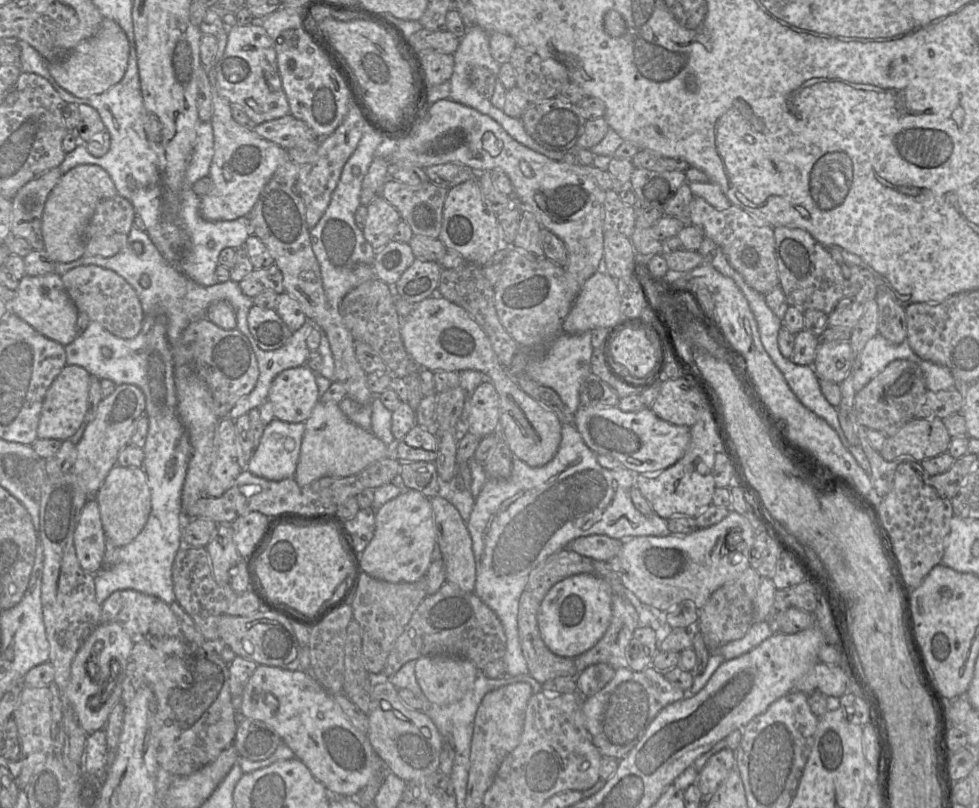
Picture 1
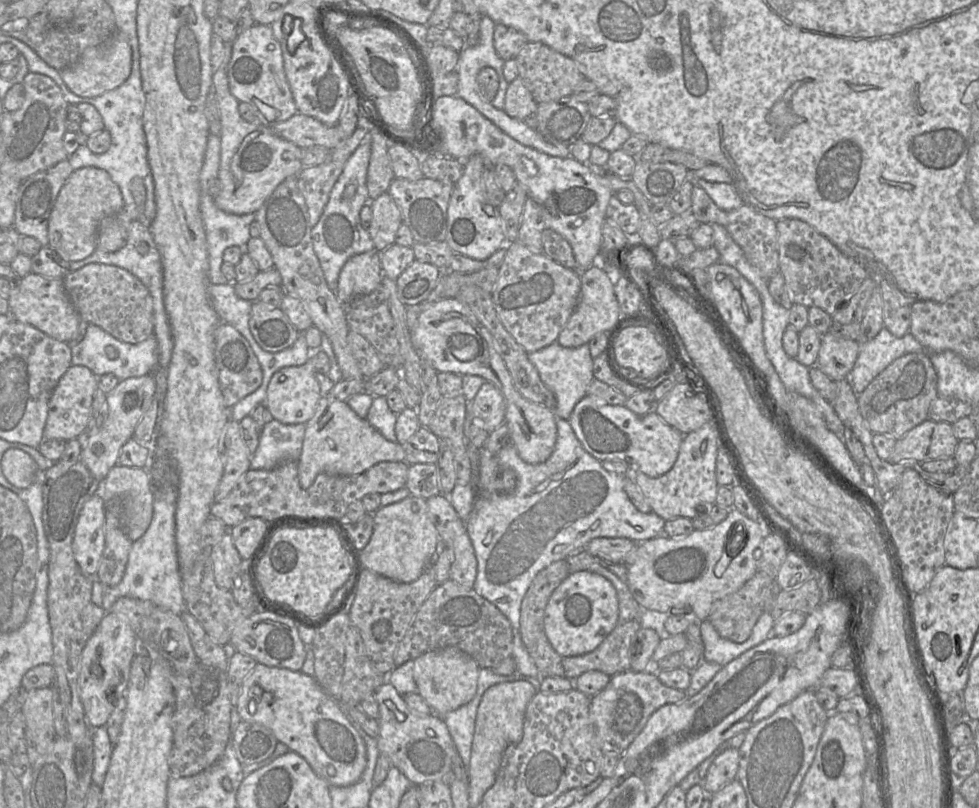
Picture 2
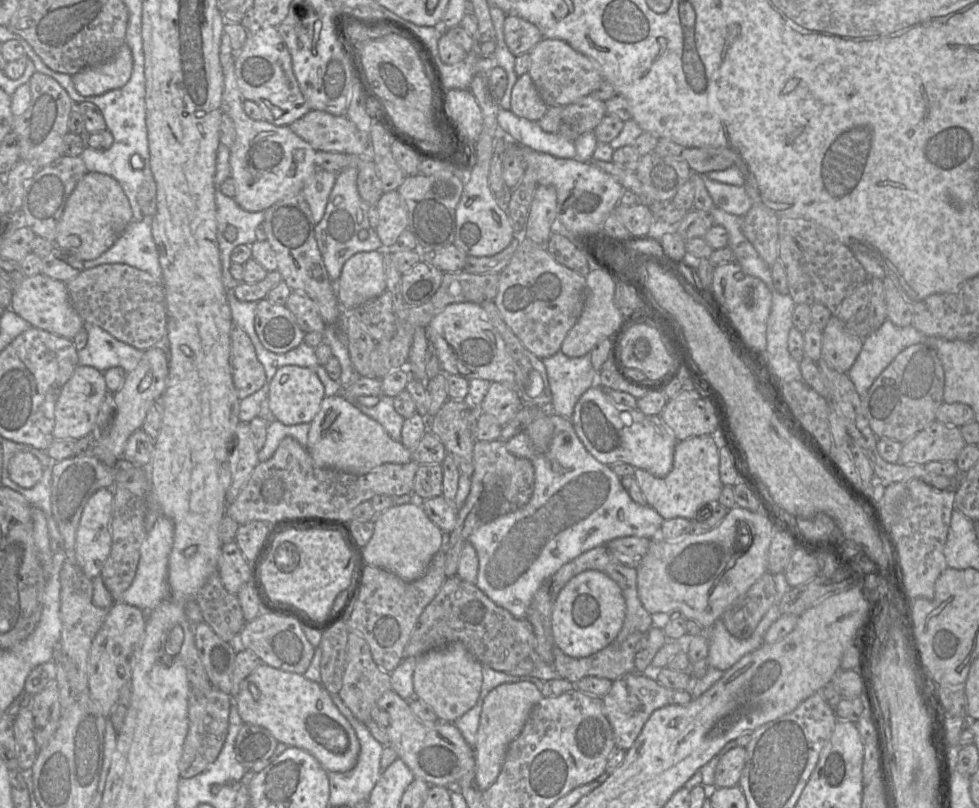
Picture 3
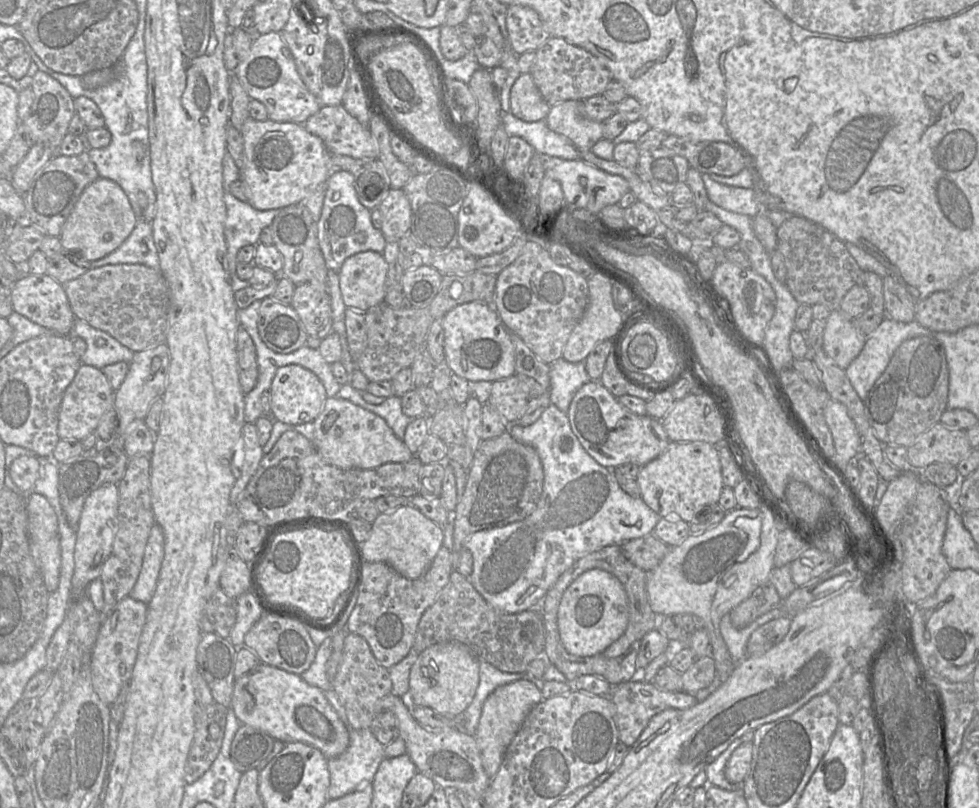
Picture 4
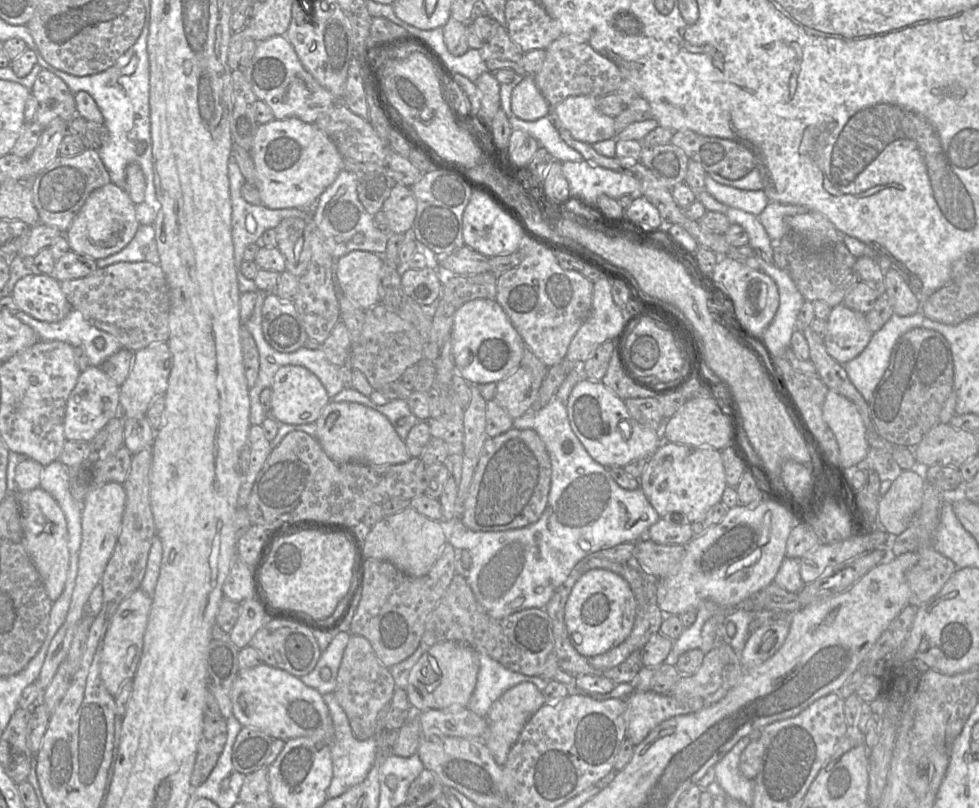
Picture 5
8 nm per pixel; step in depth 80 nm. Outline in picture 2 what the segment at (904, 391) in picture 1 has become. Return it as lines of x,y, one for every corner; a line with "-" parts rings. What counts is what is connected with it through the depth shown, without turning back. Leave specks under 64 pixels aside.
927,351
905,354
895,359
858,395
859,411
873,434
900,439
928,419
932,402
938,397
937,374

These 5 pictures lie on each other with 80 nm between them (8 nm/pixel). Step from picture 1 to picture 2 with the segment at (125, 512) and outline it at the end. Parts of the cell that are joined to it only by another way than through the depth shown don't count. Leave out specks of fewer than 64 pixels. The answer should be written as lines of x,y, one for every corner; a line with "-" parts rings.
116,464
101,481
97,493
107,503
113,498
122,501
123,528
133,542
148,529
153,518
155,486
147,468
135,468

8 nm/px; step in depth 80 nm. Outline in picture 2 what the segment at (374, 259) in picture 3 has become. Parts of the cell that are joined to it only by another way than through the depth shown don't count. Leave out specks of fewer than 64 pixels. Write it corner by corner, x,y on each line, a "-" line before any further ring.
373,249
347,260
340,272
336,290
342,303
369,294
382,284
381,252
383,251

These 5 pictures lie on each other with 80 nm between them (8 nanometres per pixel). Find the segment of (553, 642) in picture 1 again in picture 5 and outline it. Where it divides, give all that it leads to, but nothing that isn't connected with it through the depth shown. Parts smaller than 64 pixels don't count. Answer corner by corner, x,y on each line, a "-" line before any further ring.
591,569
574,585
565,605
564,621
573,647
584,657
603,654
630,635
637,602
629,584
618,574

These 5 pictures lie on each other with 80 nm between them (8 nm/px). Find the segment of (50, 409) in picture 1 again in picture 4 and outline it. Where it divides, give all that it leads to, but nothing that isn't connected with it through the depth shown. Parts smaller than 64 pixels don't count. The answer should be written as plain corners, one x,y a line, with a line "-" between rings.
81,364
72,382
66,388
58,415
58,436
60,440
83,440
94,433
103,414
114,407
114,393
103,371

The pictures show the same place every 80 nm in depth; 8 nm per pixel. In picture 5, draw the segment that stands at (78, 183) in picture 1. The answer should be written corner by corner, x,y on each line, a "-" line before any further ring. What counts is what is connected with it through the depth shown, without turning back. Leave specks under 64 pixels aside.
112,182
93,191
65,233
71,251
94,260
120,252
133,239
140,226
135,207
127,192

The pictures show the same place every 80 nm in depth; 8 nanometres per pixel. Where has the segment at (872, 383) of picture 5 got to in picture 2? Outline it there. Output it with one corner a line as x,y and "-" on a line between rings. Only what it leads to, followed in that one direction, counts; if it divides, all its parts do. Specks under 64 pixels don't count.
883,327
873,339
861,346
848,380
859,395
895,359
922,351
926,350
910,332
898,338

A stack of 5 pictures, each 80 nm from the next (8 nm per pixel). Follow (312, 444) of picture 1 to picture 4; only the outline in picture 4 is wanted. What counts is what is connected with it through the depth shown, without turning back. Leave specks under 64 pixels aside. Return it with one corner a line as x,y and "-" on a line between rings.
328,397
313,423
313,445
327,463
340,469
373,469
415,456
382,417
343,398

